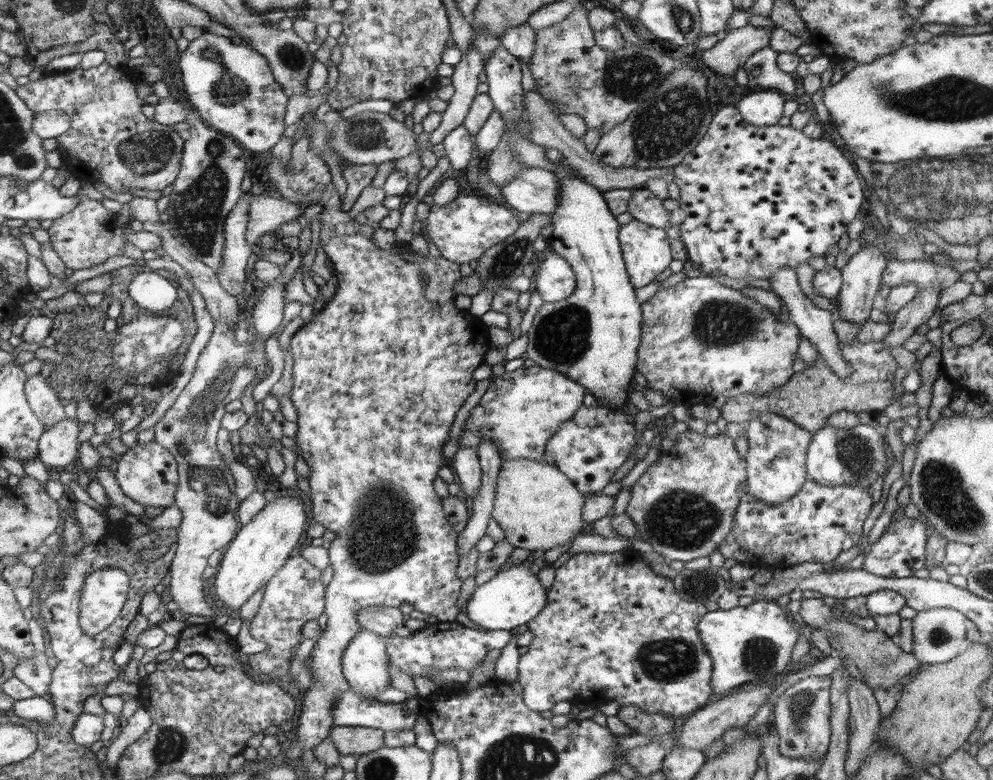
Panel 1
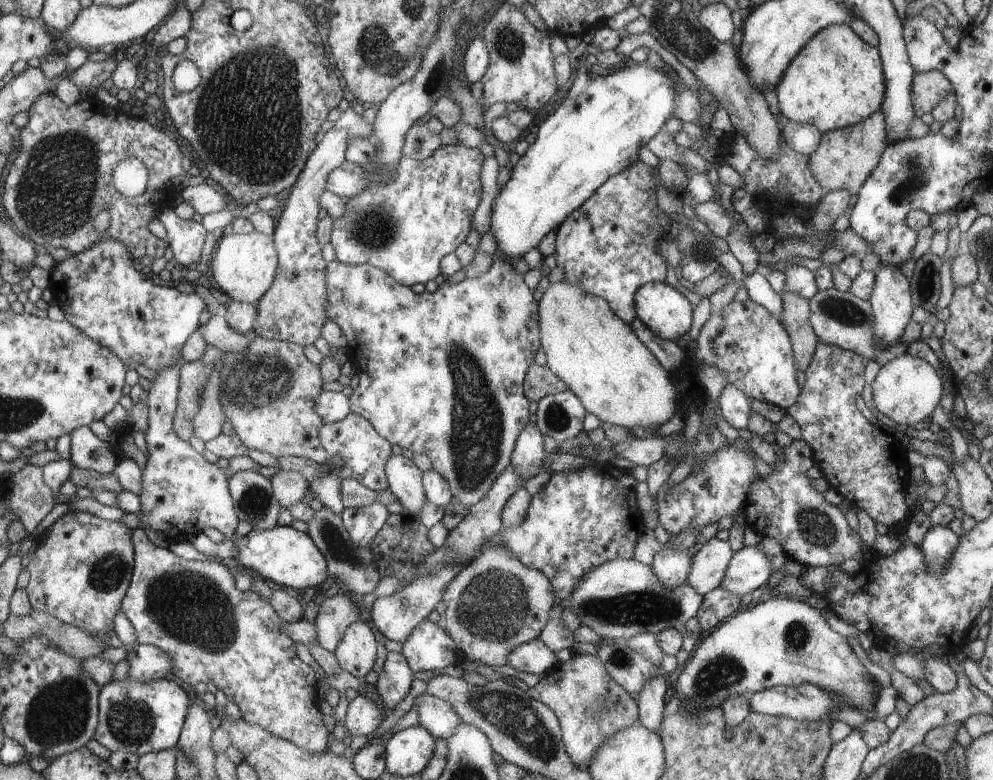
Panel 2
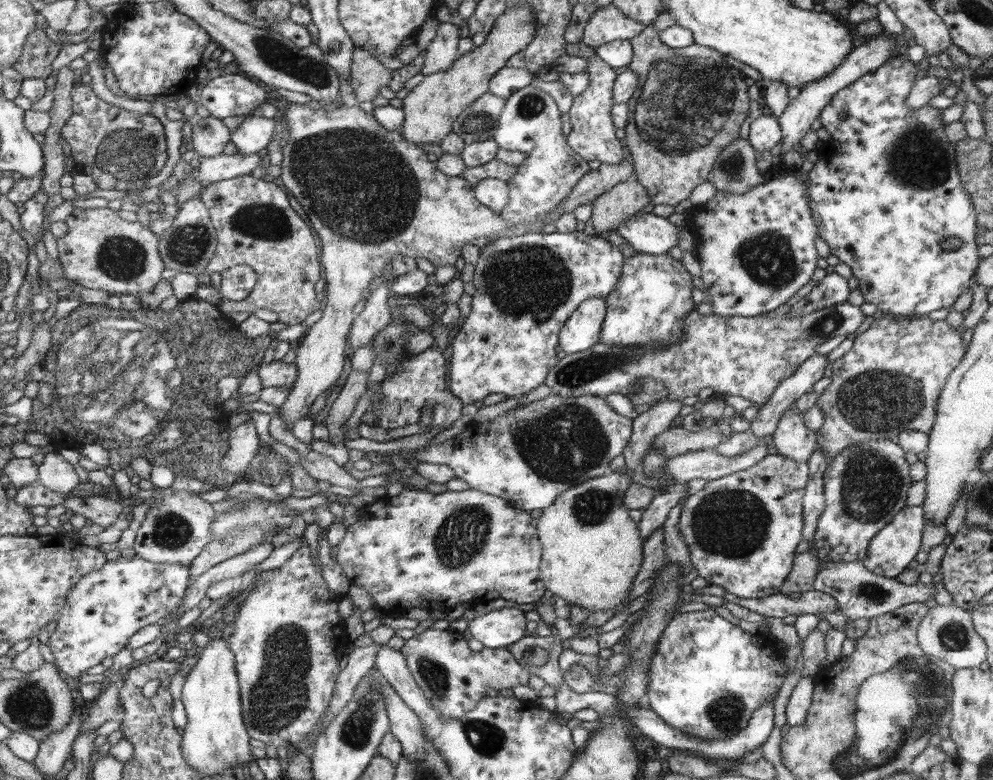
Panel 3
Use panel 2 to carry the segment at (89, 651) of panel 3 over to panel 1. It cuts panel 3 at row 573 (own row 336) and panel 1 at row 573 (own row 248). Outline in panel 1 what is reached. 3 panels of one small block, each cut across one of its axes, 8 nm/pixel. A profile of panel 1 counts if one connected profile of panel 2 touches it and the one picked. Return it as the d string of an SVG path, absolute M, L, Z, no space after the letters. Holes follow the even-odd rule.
M97 568L82 586L81 626L88 636L106 631L120 618L130 591L130 575L120 568Z

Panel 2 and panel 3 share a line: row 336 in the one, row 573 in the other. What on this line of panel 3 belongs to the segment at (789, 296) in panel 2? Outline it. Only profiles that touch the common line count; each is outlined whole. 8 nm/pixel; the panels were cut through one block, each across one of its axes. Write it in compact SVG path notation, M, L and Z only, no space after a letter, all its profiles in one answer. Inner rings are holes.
M809 550L794 558L792 573L786 578L780 593L791 596L794 592L801 594L813 589L814 577L818 573L818 559Z

